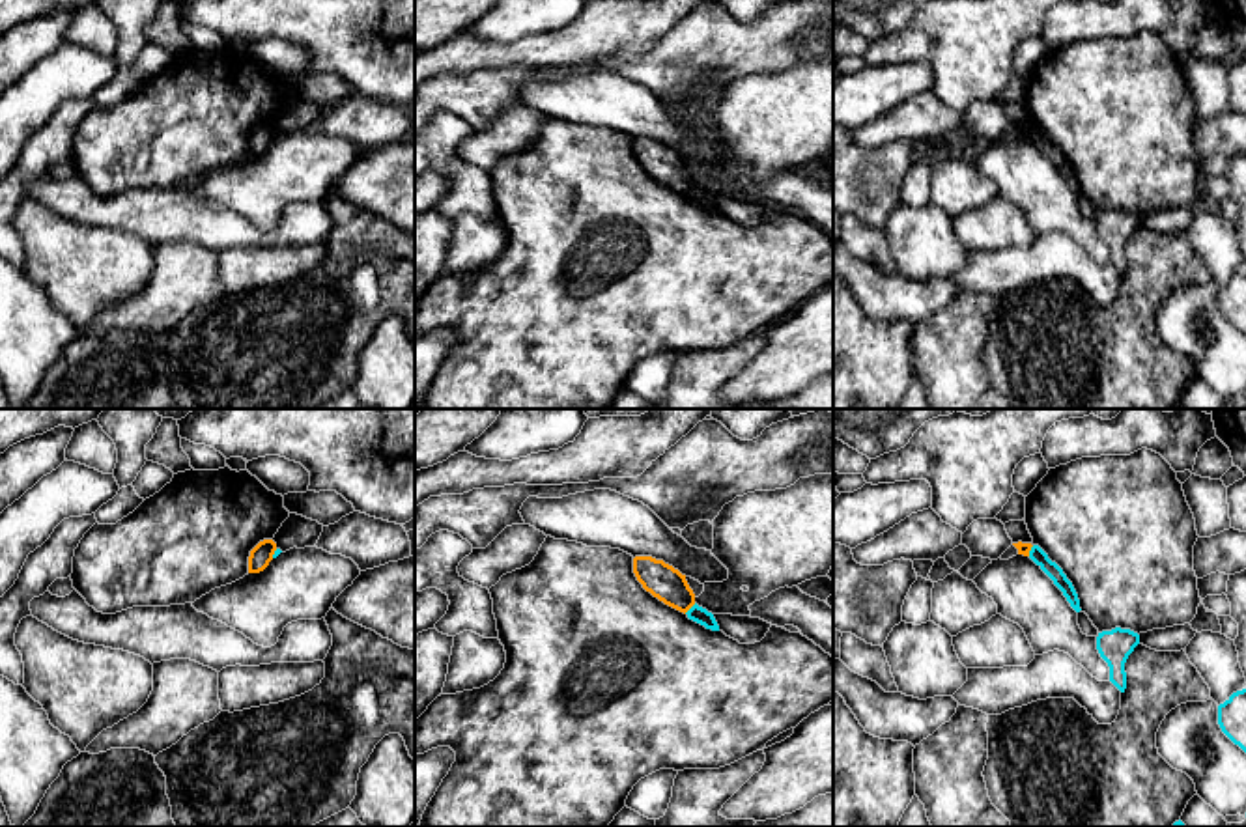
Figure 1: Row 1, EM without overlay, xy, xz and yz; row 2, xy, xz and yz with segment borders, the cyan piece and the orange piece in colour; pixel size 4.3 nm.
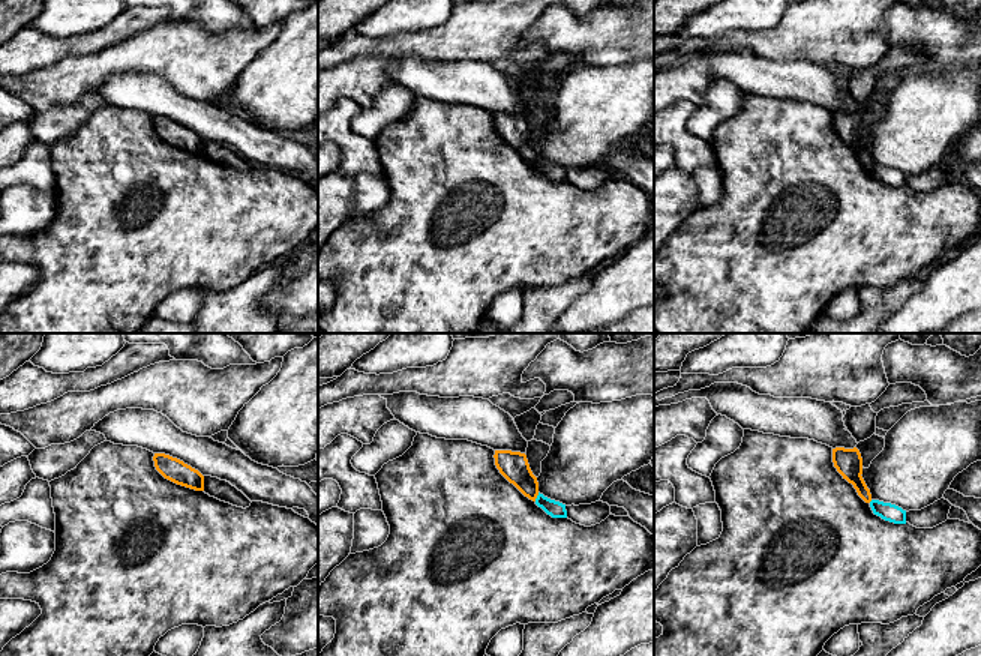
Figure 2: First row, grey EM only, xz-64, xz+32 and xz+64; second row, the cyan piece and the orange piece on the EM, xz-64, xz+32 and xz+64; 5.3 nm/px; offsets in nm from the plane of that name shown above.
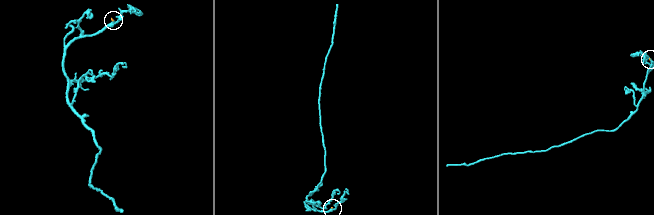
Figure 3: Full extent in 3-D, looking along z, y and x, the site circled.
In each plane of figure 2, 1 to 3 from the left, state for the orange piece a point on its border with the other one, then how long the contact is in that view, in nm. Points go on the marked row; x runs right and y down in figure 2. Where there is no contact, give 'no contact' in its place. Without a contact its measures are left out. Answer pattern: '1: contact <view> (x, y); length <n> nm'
1: no contact
2: contact xz+32 (537, 497); length 50 nm
3: no contact

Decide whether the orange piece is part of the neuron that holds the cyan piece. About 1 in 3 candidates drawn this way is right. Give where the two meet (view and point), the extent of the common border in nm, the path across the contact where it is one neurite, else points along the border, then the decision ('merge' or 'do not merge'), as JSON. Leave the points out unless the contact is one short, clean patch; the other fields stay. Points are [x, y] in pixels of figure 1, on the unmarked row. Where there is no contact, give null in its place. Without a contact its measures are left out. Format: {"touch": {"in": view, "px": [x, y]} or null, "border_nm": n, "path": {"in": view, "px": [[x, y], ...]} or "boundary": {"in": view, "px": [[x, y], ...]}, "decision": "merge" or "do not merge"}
{"touch": {"in": "xz", "px": [692, 189]}, "border_nm": 70, "boundary": {"in": "xz", "px": [[695, 185], [684, 195]]}, "decision": "do not merge"}

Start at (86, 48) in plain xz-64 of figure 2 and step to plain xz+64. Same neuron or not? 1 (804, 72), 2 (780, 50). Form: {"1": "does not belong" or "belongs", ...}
{"1": "does not belong", "2": "belongs"}

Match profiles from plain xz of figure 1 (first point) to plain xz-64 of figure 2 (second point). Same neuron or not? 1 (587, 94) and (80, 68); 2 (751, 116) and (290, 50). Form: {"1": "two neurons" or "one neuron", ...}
{"1": "two neurons", "2": "one neuron"}

